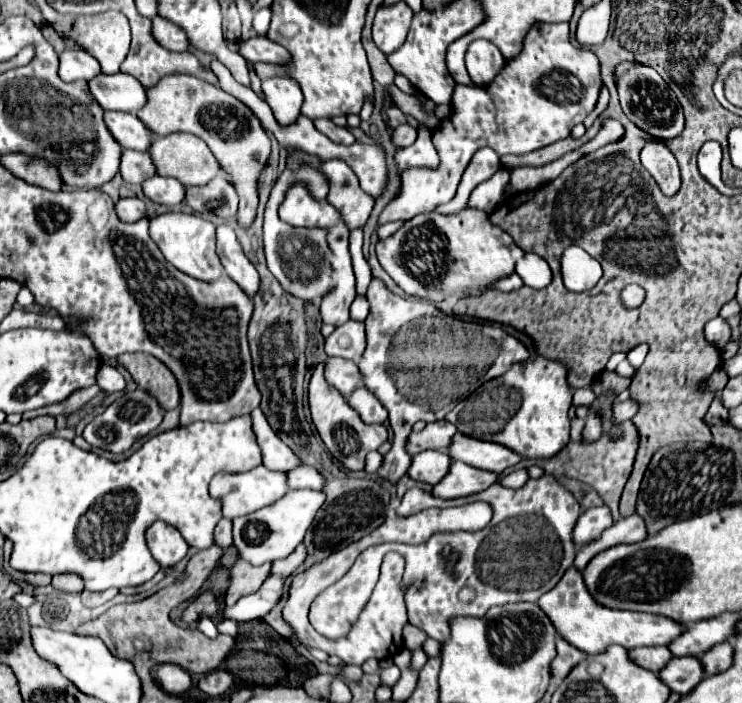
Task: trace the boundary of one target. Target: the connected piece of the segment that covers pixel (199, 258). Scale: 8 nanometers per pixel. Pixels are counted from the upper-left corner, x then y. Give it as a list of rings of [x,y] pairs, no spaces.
[[[161,213],[149,219],[149,235],[159,245],[163,257],[185,275],[201,281],[215,281],[225,275],[215,253],[215,225],[211,221],[187,213]]]

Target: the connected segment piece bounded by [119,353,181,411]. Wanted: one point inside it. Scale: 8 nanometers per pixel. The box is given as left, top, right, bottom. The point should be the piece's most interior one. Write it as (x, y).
(146, 370)

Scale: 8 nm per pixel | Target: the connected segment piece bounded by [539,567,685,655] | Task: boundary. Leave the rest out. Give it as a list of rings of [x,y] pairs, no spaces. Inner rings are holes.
[[[569,569],[559,585],[551,589],[551,593],[545,593],[539,599],[541,609],[551,617],[557,633],[561,637],[567,637],[571,645],[577,649],[597,655],[603,653],[609,645],[623,645],[627,649],[635,647],[655,647],[655,645],[669,645],[673,643],[681,633],[685,633],[685,625],[663,617],[663,615],[651,615],[651,613],[635,613],[635,611],[615,611],[605,605],[599,605],[591,593],[587,591],[583,583],[583,575],[577,569]]]

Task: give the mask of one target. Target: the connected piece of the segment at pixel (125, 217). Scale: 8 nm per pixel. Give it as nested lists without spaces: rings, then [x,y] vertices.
[[[121,197],[117,203],[115,203],[115,211],[119,215],[121,221],[139,221],[139,217],[147,217],[147,211],[145,211],[145,203],[137,197]]]

